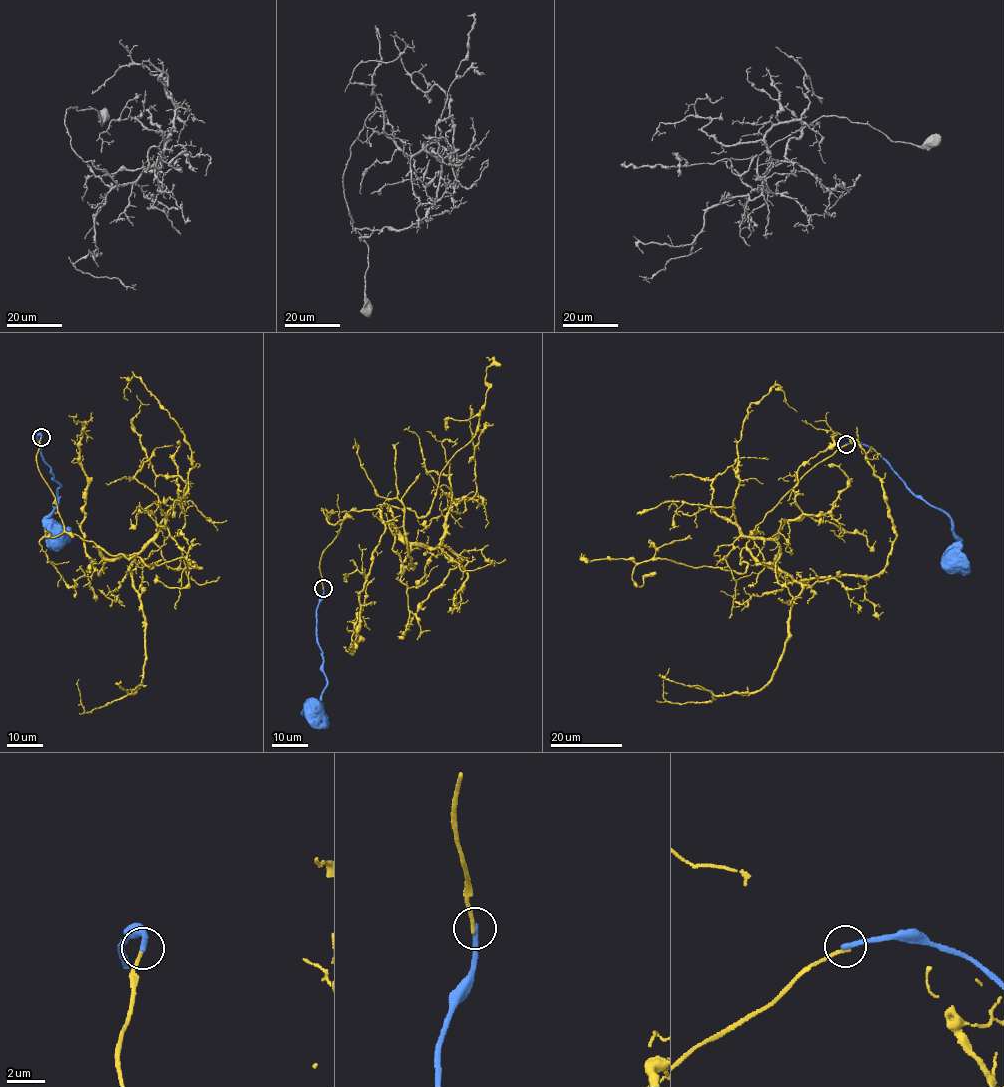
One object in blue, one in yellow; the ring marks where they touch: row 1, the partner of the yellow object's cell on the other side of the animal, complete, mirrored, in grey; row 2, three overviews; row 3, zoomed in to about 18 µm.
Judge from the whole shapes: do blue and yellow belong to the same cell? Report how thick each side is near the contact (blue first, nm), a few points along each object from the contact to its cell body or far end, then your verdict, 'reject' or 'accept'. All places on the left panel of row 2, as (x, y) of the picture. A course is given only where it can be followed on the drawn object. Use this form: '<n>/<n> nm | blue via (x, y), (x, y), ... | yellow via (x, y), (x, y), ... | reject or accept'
280/200 nm | blue via (41, 438), (42, 460), (61, 485), (56, 508), (48, 518), (61, 533), (54, 539) | yellow via (40, 438), (37, 467), (64, 529), (107, 559), (98, 574), (80, 523), (82, 422), (69, 415) | reject

